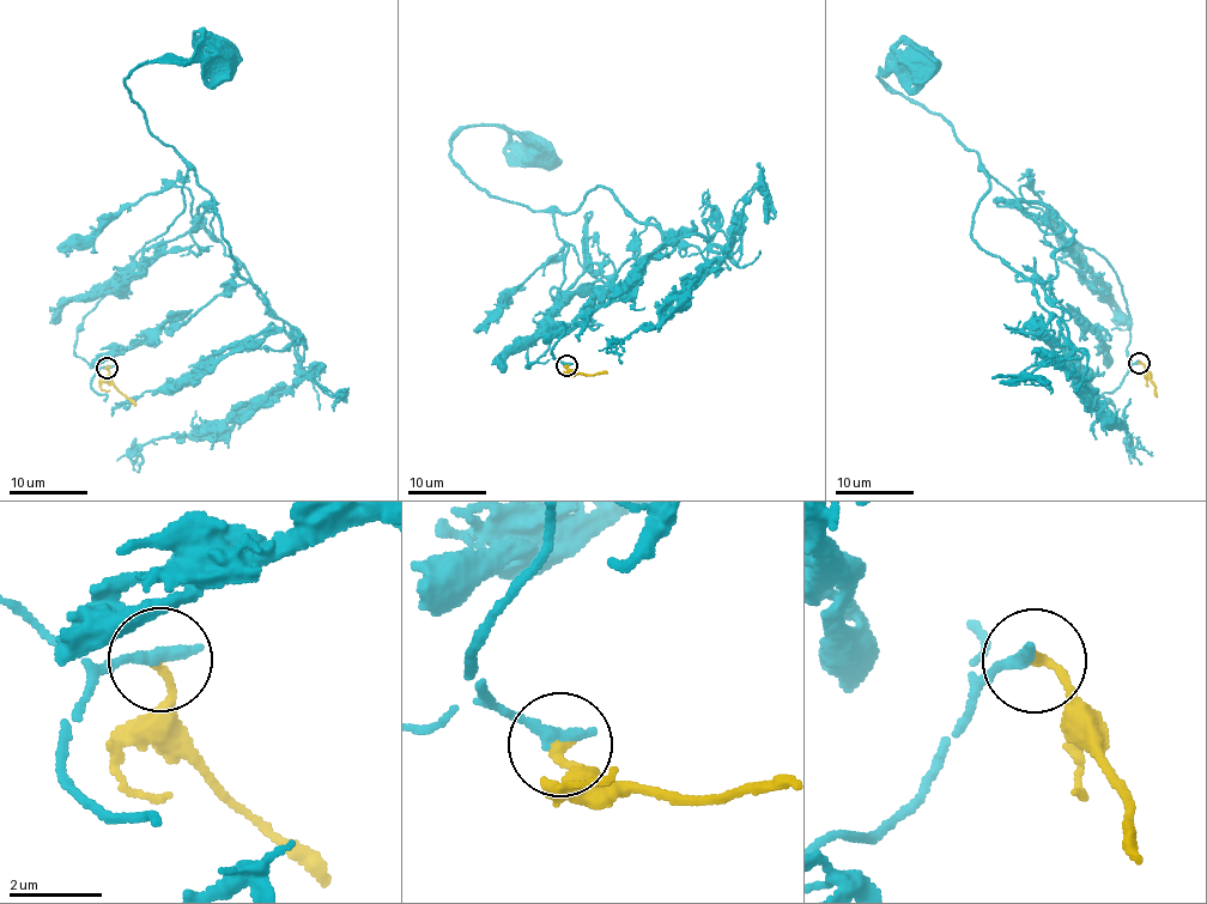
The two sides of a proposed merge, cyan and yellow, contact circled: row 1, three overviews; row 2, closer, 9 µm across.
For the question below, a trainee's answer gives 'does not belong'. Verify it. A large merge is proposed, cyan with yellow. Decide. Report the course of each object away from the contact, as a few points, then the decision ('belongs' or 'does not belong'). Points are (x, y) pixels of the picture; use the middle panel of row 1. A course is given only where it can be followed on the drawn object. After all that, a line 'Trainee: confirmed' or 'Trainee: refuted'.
course cyan (566, 365), (525, 368), (565, 275), (553, 217), (492, 196), (450, 145), (505, 126), (539, 155); course yellow (566, 365), (571, 370), (589, 375), (607, 372); belongs
Trainee: refuted

